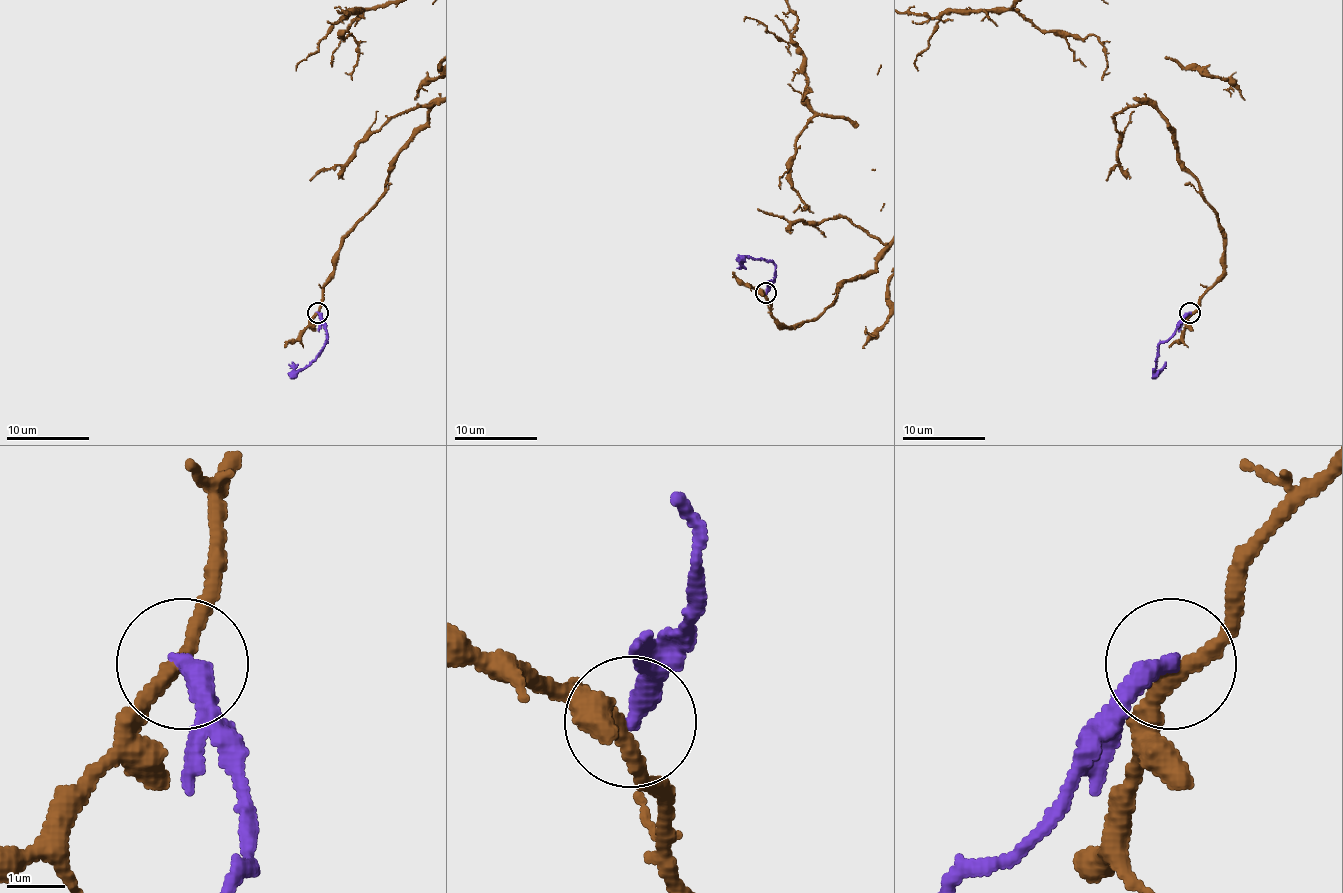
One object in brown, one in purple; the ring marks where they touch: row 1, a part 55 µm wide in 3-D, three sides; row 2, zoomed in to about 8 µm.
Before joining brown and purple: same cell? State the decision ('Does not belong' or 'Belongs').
Does not belong

